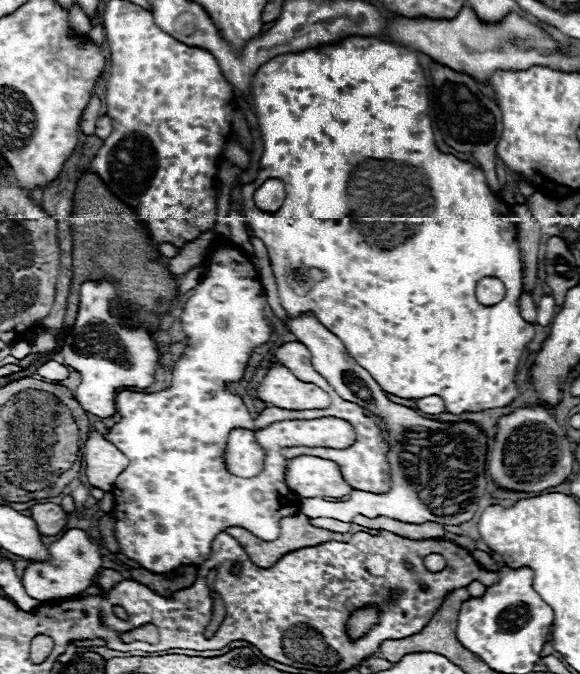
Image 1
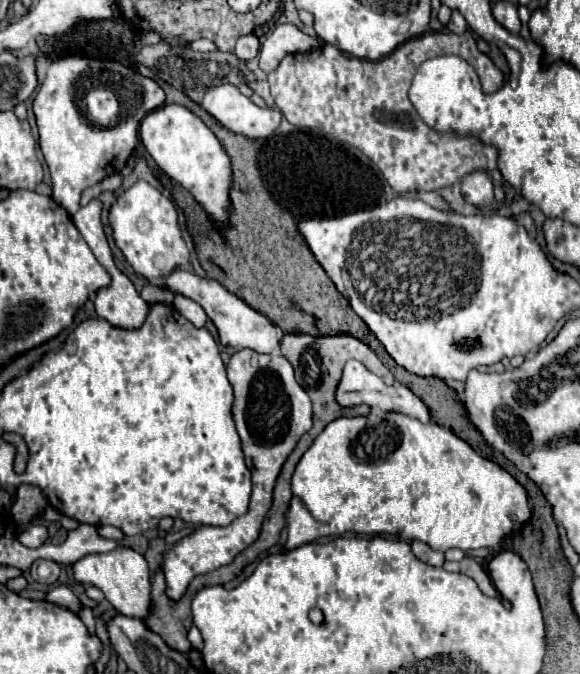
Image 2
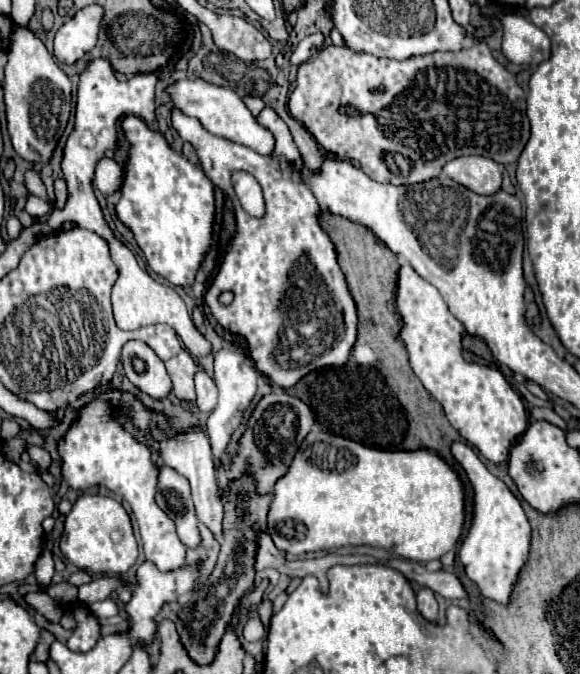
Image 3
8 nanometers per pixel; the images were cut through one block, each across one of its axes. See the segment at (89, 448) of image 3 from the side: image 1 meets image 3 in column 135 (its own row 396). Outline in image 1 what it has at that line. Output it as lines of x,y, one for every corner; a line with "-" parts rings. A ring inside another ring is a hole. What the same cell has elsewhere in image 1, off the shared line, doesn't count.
348,36
336,44
310,48
298,54
296,52
278,54
268,62
264,62
252,80
252,92
250,92
254,102
254,112
258,116
260,134
264,140
264,152
260,156
260,170
256,180
242,186
242,200
240,200
242,216
246,224
252,228
254,236
264,242
270,254
282,308
288,314
300,314
308,310
314,312
318,322
324,324
332,334
336,334
344,342
352,358
372,374
372,378
380,384
384,392
400,398
437,395
444,400
444,410
448,414
482,412
496,406
508,406
518,392
514,382
518,360
526,344
534,338
534,324
526,322
520,316
520,308
518,308
518,300
524,288
522,284
524,264
522,264
520,246
518,246
516,210
510,204
506,206
506,202
488,188
484,170
480,166
474,166
472,162
462,162
452,154
442,154
436,148
432,122
428,114
428,88
426,84
412,84
418,80
424,80
424,70
418,64
416,52
398,46
388,38
376,38
376,36
-
268,178
280,178
286,186
286,200
276,214
264,214
256,210
252,200
254,190
-
488,276
502,280
506,288
504,300
500,300
494,306
482,306
476,300
476,284

